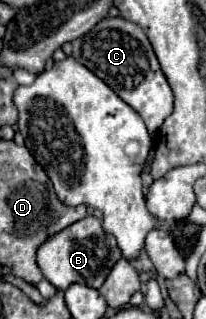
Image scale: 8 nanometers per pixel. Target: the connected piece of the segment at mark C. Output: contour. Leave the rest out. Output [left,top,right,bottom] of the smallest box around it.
[73,17,173,133]

